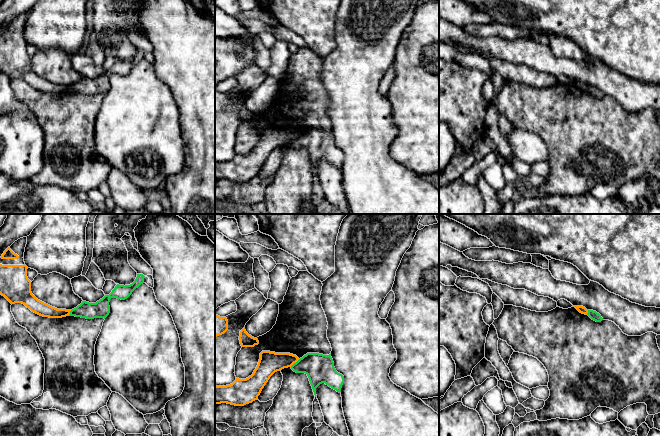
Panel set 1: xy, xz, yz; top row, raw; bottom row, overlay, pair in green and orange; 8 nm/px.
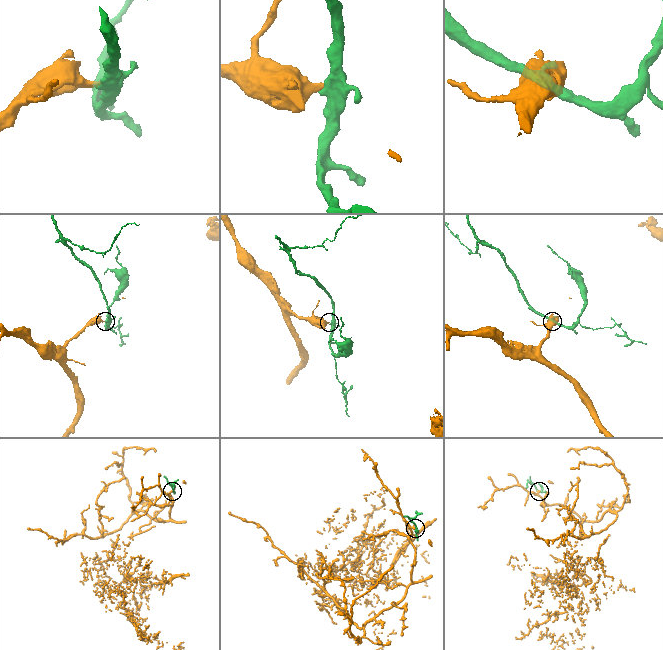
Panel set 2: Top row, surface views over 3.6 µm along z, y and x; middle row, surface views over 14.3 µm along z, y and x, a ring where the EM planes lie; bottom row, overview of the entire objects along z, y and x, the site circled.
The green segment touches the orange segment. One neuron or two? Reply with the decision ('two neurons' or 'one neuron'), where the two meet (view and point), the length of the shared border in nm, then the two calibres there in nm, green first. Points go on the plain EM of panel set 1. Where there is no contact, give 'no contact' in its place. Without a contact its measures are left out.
two neurons | xz (294, 139) | 100 nm | 220/180 nm

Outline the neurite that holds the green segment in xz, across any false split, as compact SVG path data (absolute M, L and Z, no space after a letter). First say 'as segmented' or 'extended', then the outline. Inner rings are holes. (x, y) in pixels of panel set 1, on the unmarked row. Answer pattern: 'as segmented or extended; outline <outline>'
as segmented; outline M307 129L294 139L291 145L308 152L315 173L317 172L316 164L322 159L341 168L344 152L336 147L331 130Z

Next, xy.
as segmented; outline M137 50L137 53L132 60L125 62L117 60L109 71L105 71L96 79L82 77L80 81L70 87L69 92L81 93L86 95L105 95L110 89L110 75L127 75L136 64L144 59L144 54L145 52L143 50Z

